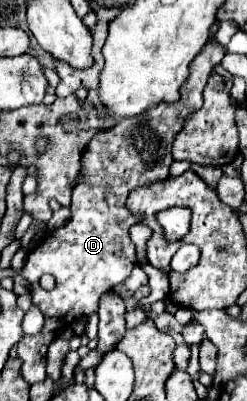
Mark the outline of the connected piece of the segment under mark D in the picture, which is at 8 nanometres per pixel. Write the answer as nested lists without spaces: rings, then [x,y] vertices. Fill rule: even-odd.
[[[206,44],[206,48],[190,64],[190,76],[182,86],[178,104],[156,104],[146,112],[146,120],[122,120],[114,128],[100,132],[86,146],[82,154],[80,180],[72,188],[72,218],[46,234],[46,238],[28,252],[26,264],[20,276],[30,282],[32,304],[46,316],[44,330],[36,336],[24,336],[16,346],[16,356],[22,360],[22,378],[30,384],[46,378],[46,348],[56,338],[62,326],[76,322],[82,316],[98,312],[98,300],[114,286],[122,284],[136,266],[136,248],[130,242],[128,230],[140,220],[126,210],[124,202],[130,190],[168,178],[172,160],[174,136],[182,130],[184,118],[202,108],[202,90],[212,68],[224,58],[226,50],[218,44]],[[42,274],[56,278],[56,288],[46,292],[38,280]]]

